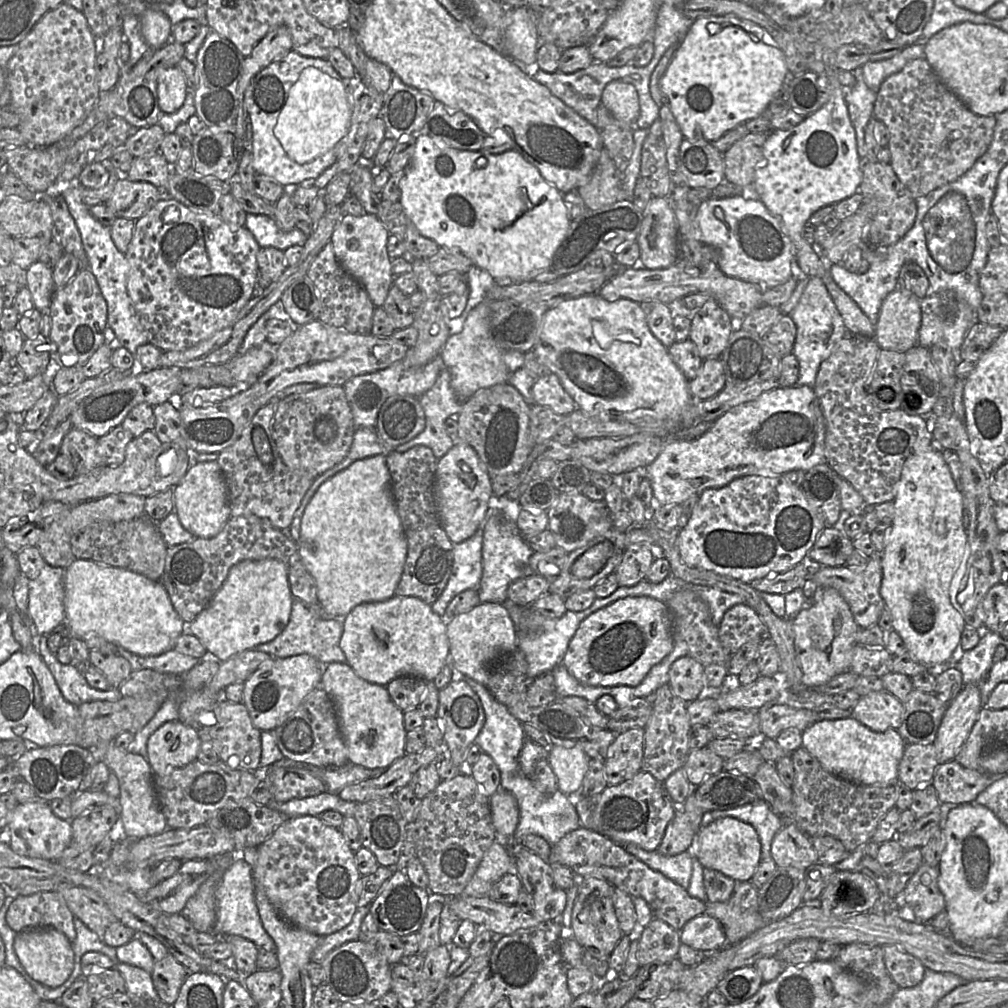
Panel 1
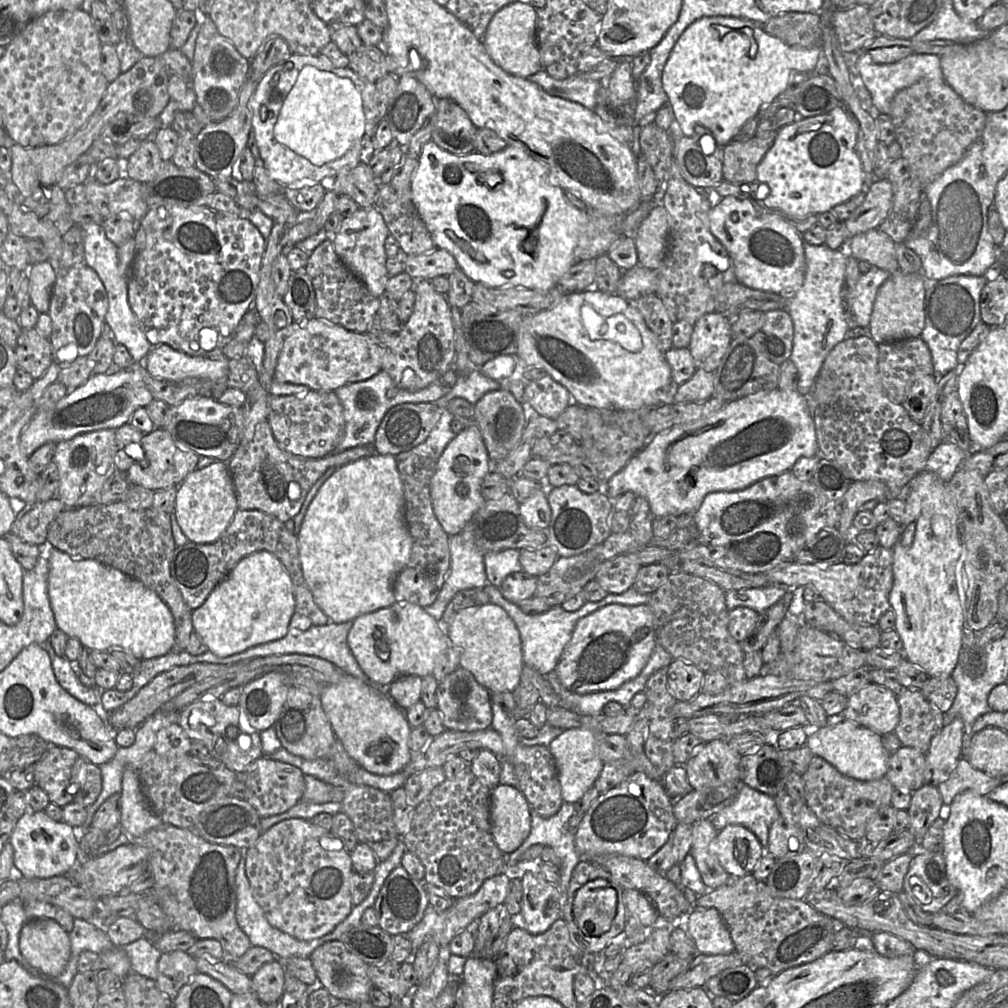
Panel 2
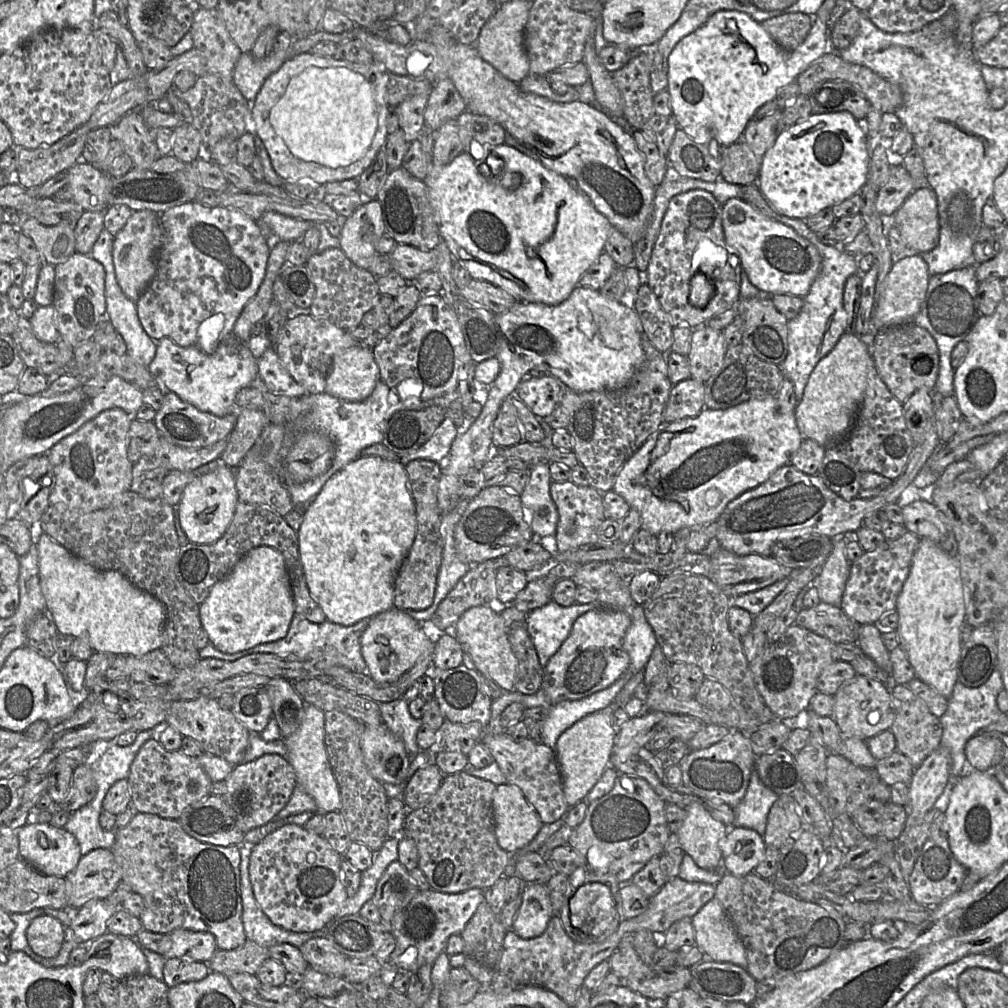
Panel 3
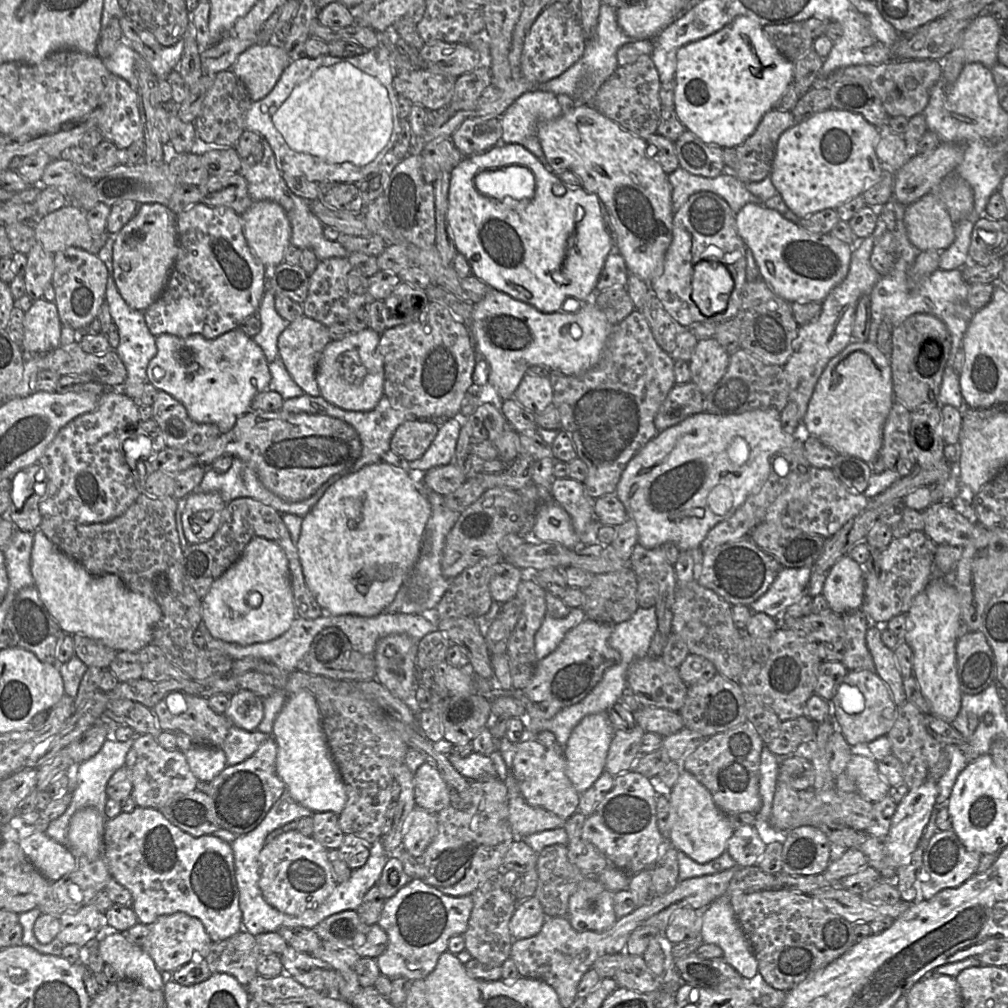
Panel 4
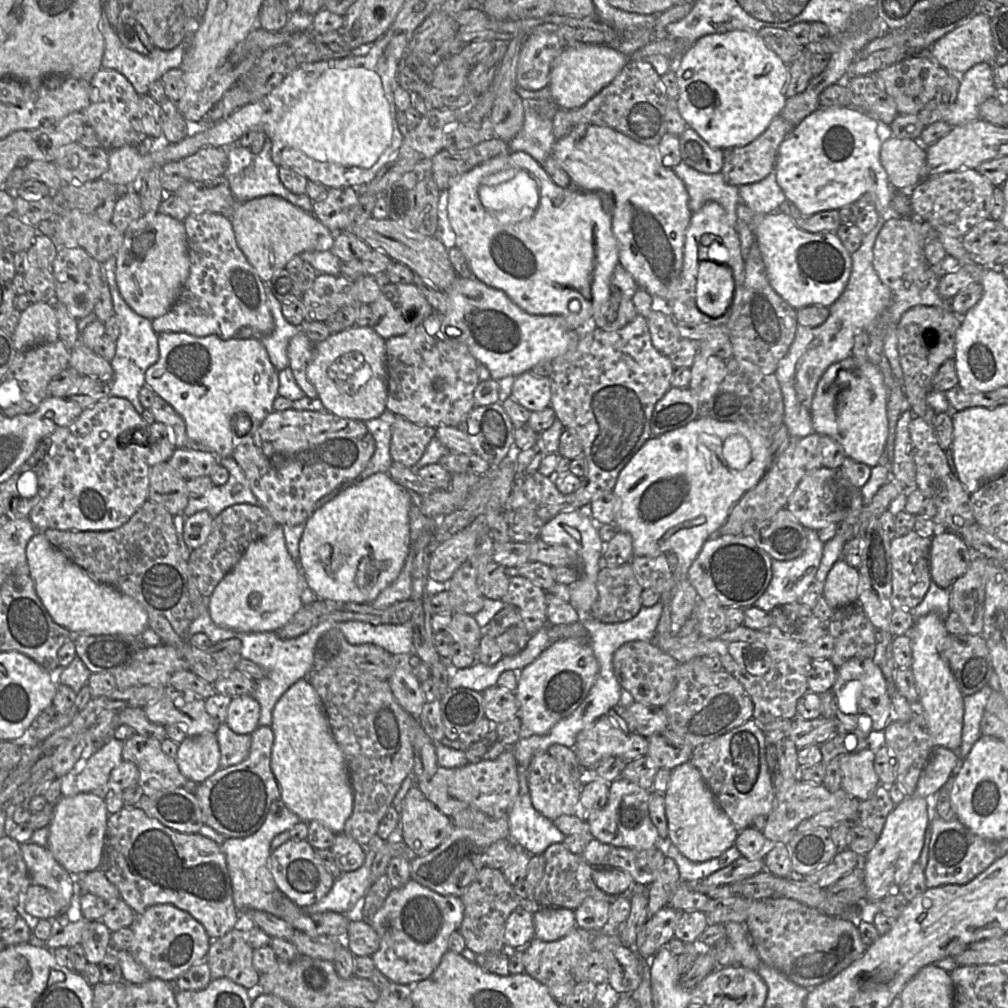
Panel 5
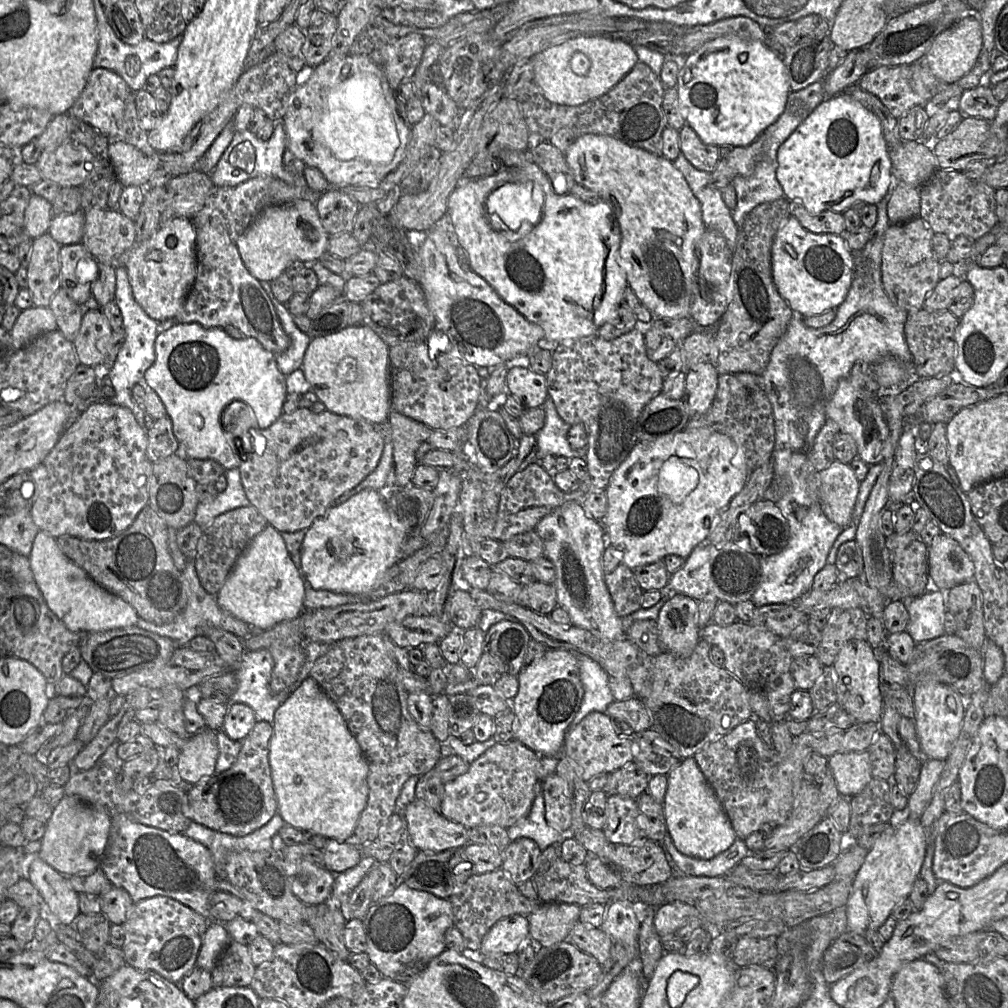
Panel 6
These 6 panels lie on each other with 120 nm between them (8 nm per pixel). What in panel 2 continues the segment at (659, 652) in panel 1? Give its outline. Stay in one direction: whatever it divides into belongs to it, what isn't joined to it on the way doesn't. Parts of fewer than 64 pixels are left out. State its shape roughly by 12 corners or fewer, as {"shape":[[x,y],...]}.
{"shape":[[648,604],[577,621],[554,670],[573,693],[615,690],[656,644]]}

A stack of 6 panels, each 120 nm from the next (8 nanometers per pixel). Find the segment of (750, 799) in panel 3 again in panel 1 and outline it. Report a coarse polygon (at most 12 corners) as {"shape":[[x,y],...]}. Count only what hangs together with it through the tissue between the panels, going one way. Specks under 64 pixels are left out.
{"shape":[[764,799],[702,816],[702,827],[734,817],[756,830],[761,860],[784,821]]}

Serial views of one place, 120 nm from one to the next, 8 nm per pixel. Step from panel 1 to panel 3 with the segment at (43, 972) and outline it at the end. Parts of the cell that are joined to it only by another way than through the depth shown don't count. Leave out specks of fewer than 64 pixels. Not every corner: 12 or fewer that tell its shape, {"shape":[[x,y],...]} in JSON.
{"shape":[[42,914],[30,923],[26,938],[32,951],[53,958],[65,927]]}

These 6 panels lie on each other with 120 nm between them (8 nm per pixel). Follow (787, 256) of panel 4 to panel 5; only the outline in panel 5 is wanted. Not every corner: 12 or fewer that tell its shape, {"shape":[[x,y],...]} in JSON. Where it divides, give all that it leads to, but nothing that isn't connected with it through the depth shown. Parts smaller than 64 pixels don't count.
{"shape":[[787,213],[737,215],[771,287],[791,307],[829,308],[852,259],[836,233]]}

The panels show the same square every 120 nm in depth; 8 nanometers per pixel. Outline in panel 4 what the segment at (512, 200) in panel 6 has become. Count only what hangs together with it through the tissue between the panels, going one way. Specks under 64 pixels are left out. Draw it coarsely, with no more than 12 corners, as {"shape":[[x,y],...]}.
{"shape":[[524,166],[484,171],[483,195],[502,201],[531,199],[535,176]]}

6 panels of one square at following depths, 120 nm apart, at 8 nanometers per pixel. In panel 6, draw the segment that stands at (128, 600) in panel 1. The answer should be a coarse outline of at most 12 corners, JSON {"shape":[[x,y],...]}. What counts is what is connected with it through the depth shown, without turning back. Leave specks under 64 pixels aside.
{"shape":[[39,530],[29,554],[50,610],[71,631],[134,626],[132,605]]}

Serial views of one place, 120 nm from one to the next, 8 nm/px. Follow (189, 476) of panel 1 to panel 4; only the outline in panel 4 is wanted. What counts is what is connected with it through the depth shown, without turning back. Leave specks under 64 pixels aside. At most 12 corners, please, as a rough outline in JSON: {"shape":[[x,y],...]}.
{"shape":[[217,492],[185,496],[186,540],[199,544],[218,530],[227,505]]}

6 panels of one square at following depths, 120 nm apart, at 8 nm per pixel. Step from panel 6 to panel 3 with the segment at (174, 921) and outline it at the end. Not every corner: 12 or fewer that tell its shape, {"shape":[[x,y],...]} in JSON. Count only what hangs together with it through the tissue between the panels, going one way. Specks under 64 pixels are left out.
{"shape":[[176,929],[164,958],[207,963],[218,949],[210,932]]}

